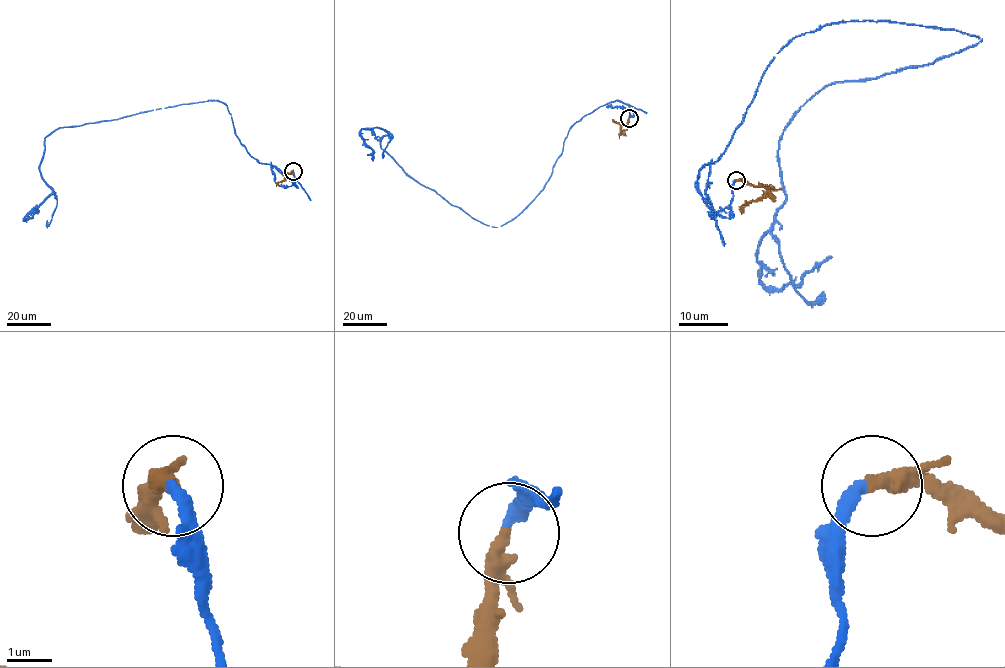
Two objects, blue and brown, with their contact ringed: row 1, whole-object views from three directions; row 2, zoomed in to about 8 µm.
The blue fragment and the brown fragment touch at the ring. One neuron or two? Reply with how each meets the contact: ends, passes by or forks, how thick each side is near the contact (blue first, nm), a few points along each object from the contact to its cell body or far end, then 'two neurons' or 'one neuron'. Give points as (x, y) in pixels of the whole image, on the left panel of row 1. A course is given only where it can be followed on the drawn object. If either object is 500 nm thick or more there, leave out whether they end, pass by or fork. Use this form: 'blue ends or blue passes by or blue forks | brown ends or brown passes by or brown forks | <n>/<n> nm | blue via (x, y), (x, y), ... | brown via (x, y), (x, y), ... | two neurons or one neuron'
blue ends | brown ends | 280/380 nm | blue via (292, 171), (297, 187), (208, 100), (52, 131), (40, 172), (52, 192), (24, 219), (36, 205) | brown via (292, 171), (276, 186) | one neuron

